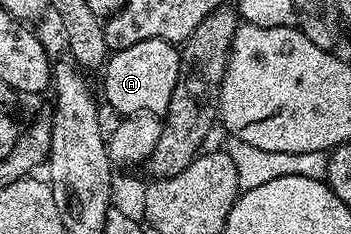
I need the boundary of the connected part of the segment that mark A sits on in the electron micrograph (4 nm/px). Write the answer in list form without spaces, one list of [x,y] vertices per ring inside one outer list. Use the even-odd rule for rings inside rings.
[[[148,38],[128,46],[128,50],[113,53],[104,65],[102,92],[119,113],[119,117],[165,113],[172,102],[172,90],[182,78],[182,54],[175,45],[160,38]],[[106,72],[106,73],[105,73]]]

